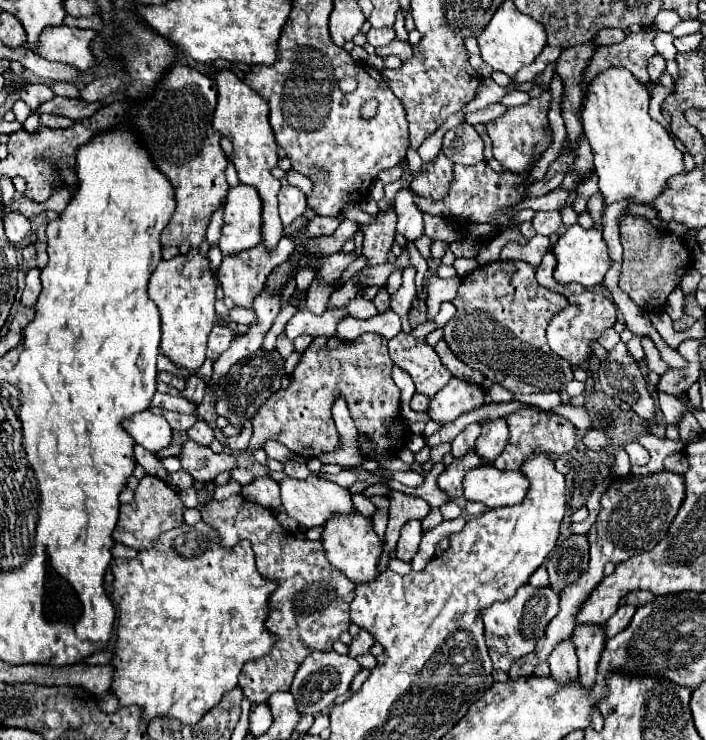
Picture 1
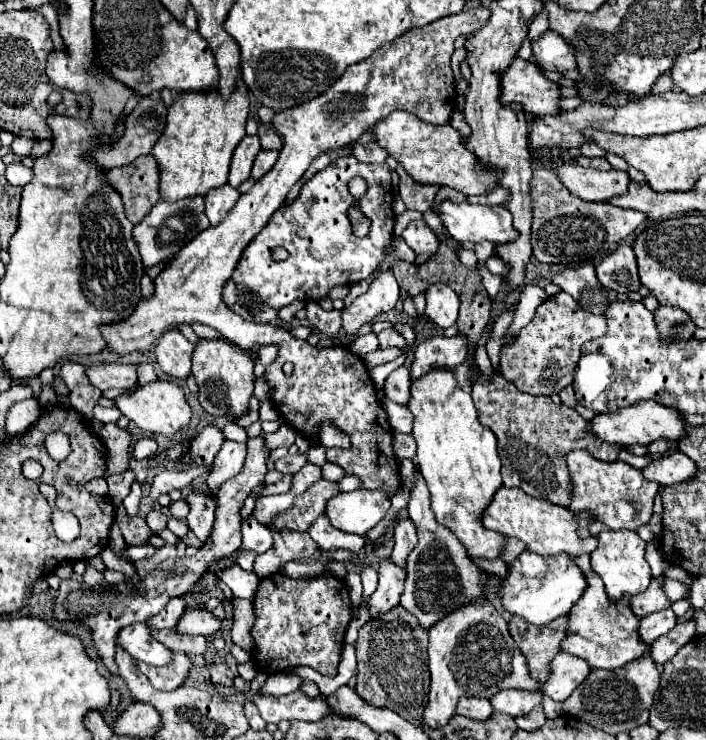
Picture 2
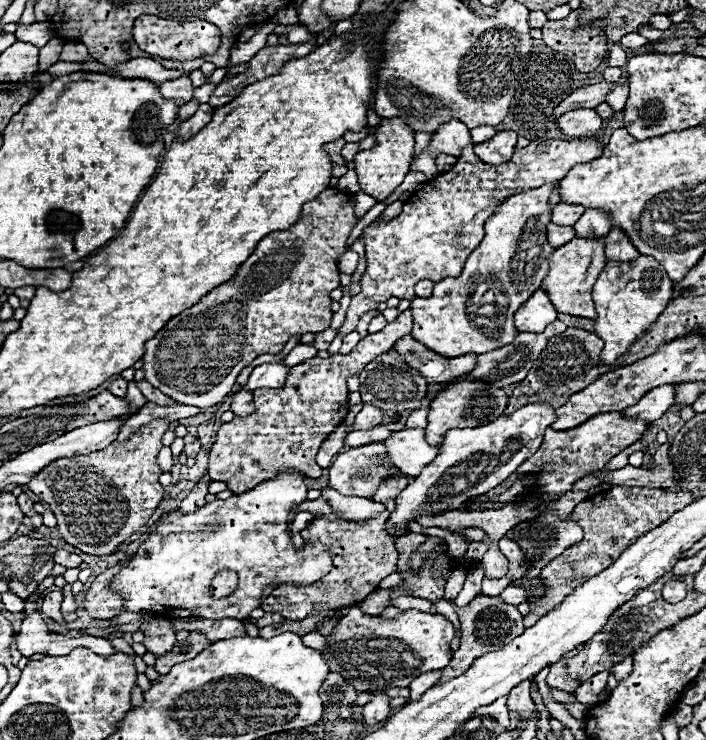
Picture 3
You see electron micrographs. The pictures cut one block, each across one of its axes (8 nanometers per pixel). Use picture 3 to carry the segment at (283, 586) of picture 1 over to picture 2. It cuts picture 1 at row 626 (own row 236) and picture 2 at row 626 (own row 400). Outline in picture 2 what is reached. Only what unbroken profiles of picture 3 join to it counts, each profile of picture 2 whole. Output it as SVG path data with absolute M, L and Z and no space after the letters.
M188 604L182 620L176 624L176 630L182 634L202 634L206 638L212 638L220 628L220 620L200 604Z

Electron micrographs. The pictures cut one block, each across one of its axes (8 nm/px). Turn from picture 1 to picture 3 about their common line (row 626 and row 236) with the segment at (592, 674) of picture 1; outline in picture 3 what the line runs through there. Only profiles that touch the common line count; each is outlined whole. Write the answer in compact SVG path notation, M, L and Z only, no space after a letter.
M586 210L574 226L576 236L582 238L602 238L612 230L610 218L600 210Z

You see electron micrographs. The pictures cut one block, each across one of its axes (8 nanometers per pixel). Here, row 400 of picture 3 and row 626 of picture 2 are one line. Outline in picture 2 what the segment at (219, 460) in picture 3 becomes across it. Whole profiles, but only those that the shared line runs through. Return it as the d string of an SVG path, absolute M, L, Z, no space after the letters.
M280 572L266 576L260 580L260 586L254 596L254 614L256 614L256 624L252 628L252 640L254 640L254 662L258 672L278 674L292 670L296 666L310 666L324 676L336 676L336 666L340 662L340 652L342 652L342 636L348 622L352 620L348 588L342 578L316 576L316 578L294 580Z

